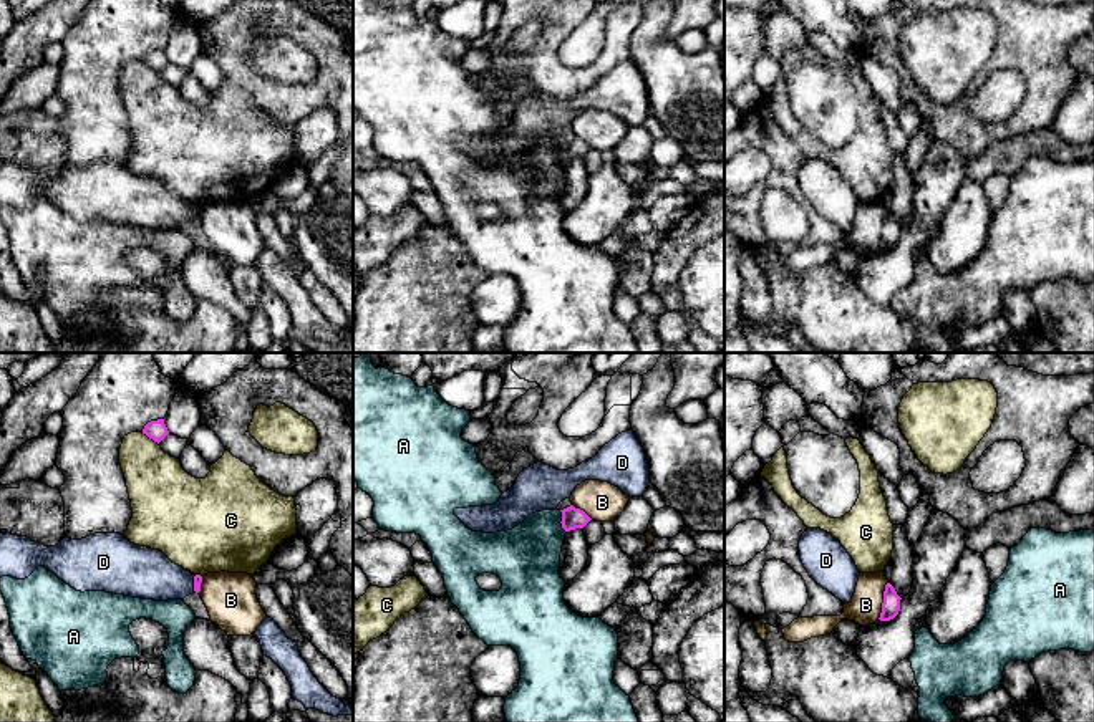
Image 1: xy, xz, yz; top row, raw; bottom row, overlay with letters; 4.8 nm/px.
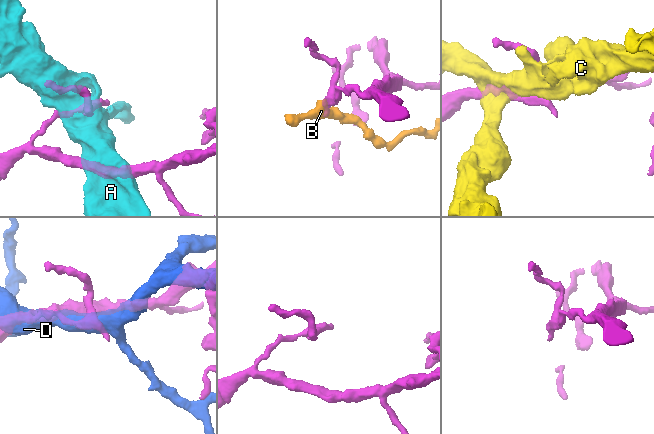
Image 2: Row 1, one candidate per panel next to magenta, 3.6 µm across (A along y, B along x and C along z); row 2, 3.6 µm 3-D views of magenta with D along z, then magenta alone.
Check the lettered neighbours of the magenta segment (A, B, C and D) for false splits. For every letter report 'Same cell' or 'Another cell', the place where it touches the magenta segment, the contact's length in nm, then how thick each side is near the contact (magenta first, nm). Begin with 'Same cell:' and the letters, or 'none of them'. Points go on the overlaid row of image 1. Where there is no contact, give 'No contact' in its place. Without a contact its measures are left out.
Same cell: none of them
A: Another cell. Touches magenta at xz (561, 522). Shared border 120 nm. Thickness 100 nm (magenta) against 320 nm
B: Another cell. Touches magenta at yz (884, 600). Shared border 190 nm. Thickness 90 nm (magenta) against 160 nm
C: Another cell. Touches magenta at xy (150, 438). Shared border 110 nm. Thickness 100 nm (magenta) against 300 nm
D: Another cell. Touches magenta at xy (194, 583). Shared border 90 nm. Thickness 50 nm (magenta) against 240 nm

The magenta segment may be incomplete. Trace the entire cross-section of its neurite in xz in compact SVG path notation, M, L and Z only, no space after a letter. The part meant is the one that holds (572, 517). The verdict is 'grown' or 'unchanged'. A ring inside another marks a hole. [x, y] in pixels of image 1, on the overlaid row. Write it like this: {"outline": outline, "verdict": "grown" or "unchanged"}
{"outline": "M574 505L560 510L562 512L562 528L565 532L583 528L592 518L580 508L575 508Z", "verdict": "unchanged"}

